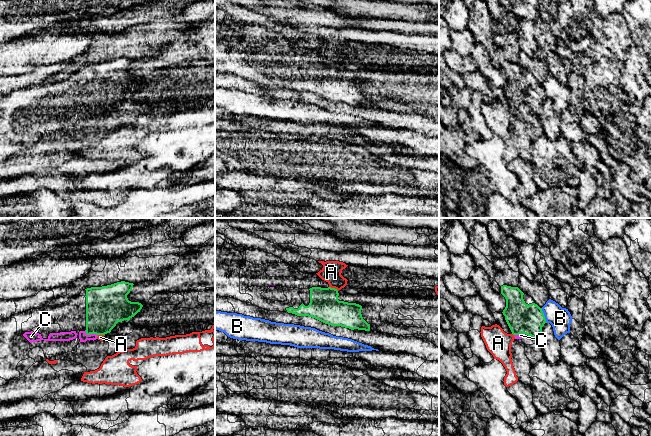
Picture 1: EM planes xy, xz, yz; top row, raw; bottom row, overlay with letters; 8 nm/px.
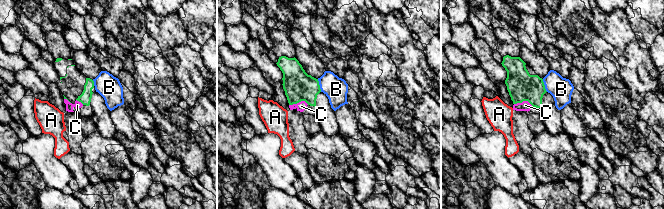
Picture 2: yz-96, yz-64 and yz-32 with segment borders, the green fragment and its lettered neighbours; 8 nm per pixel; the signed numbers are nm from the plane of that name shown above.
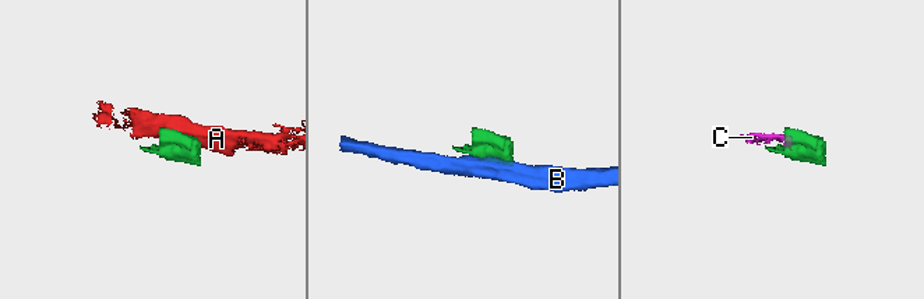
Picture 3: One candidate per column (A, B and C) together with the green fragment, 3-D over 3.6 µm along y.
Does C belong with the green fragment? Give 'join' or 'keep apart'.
join

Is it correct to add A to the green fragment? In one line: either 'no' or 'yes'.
no

